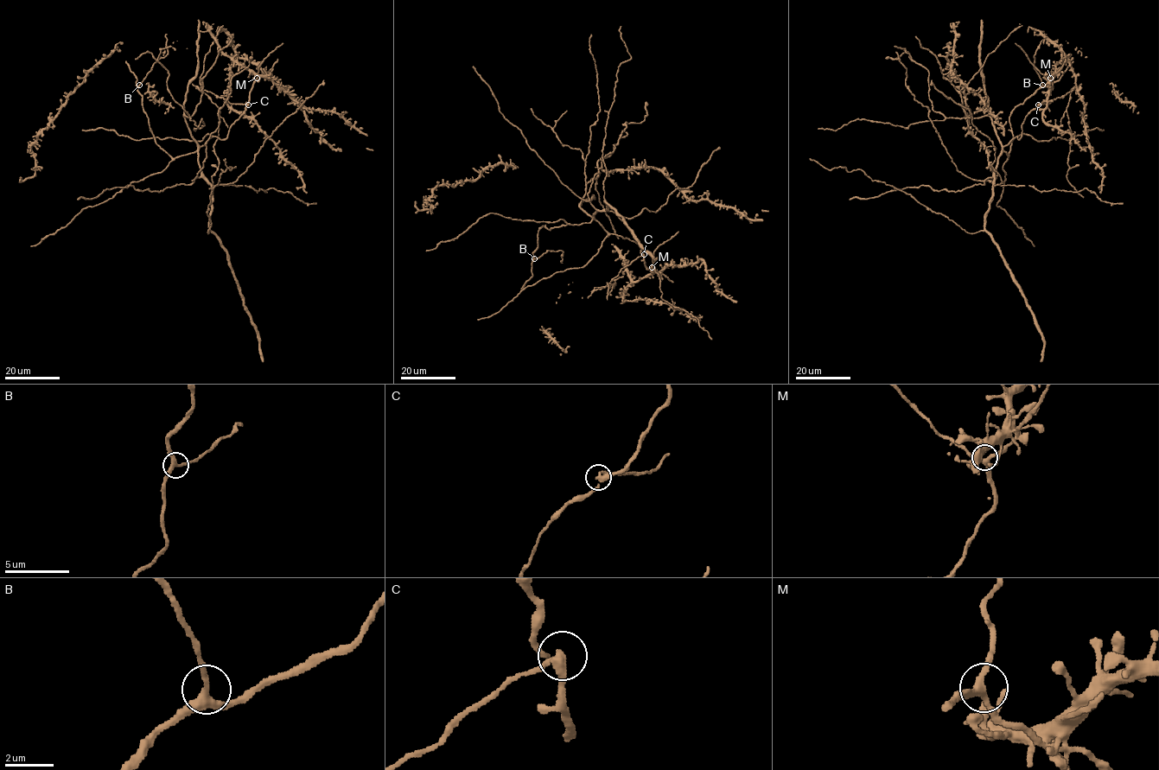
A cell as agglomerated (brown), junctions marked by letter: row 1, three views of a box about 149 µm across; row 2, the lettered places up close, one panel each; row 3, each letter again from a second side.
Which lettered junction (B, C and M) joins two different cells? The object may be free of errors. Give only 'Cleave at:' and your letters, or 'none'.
Cleave at: C

